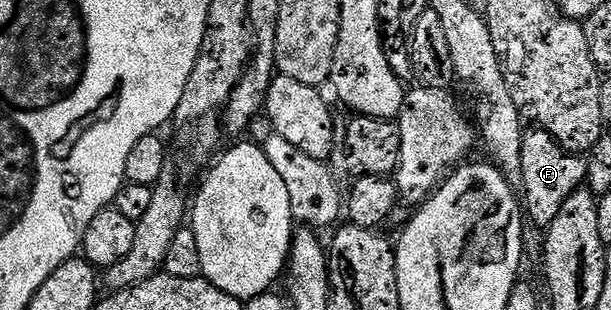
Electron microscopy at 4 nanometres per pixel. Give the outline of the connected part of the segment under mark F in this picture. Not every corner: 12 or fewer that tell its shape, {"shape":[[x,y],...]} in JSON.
{"shape":[[543,127],[522,141],[522,207],[546,229],[588,161]]}

